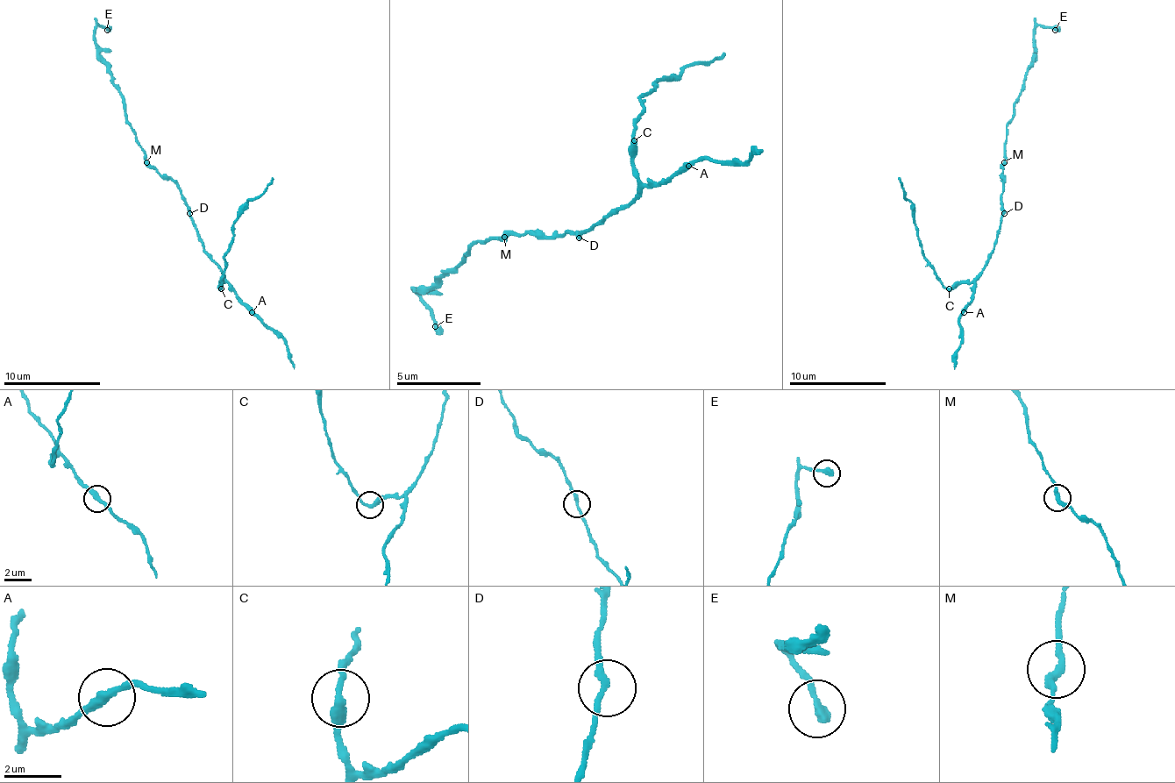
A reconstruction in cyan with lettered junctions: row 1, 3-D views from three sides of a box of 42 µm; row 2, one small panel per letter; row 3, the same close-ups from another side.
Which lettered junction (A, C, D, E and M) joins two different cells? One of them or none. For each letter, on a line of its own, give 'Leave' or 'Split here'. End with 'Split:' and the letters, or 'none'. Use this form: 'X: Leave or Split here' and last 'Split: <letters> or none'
A: Leave
C: Leave
D: Leave
E: Leave
M: Split here
Split: M

